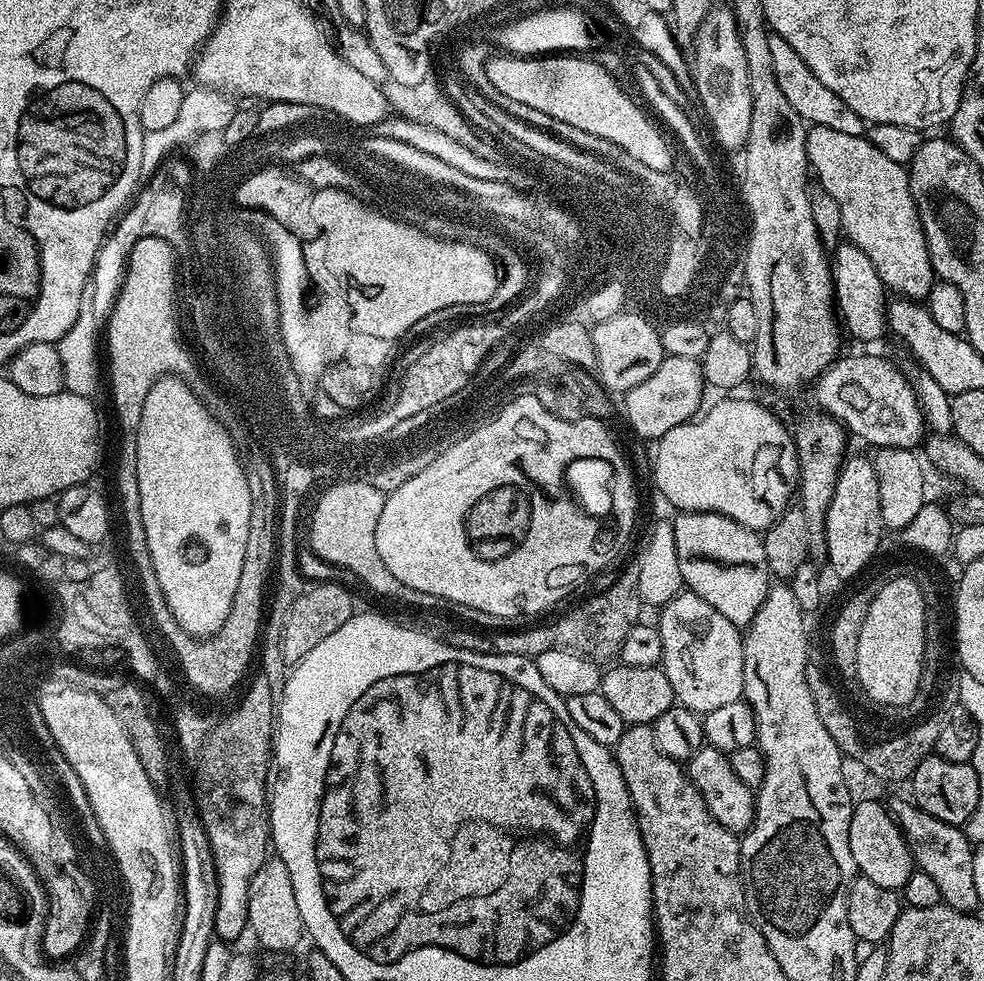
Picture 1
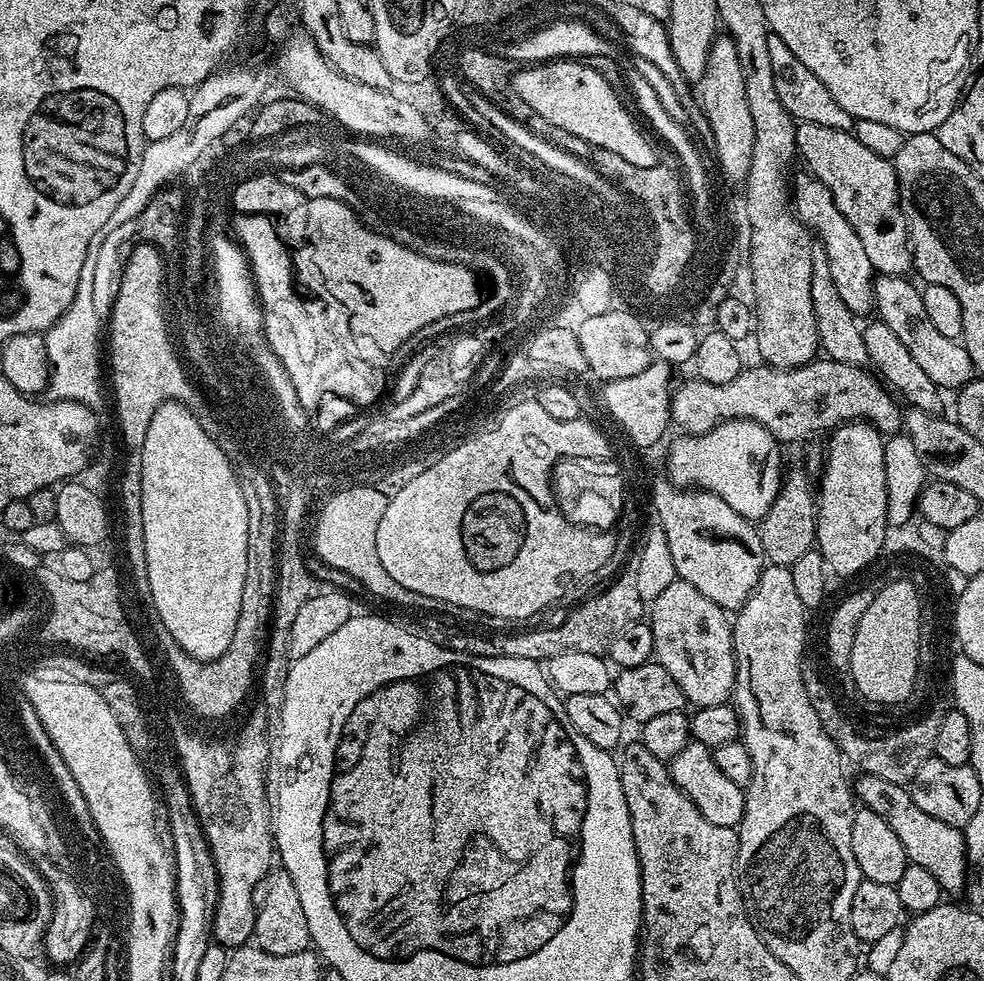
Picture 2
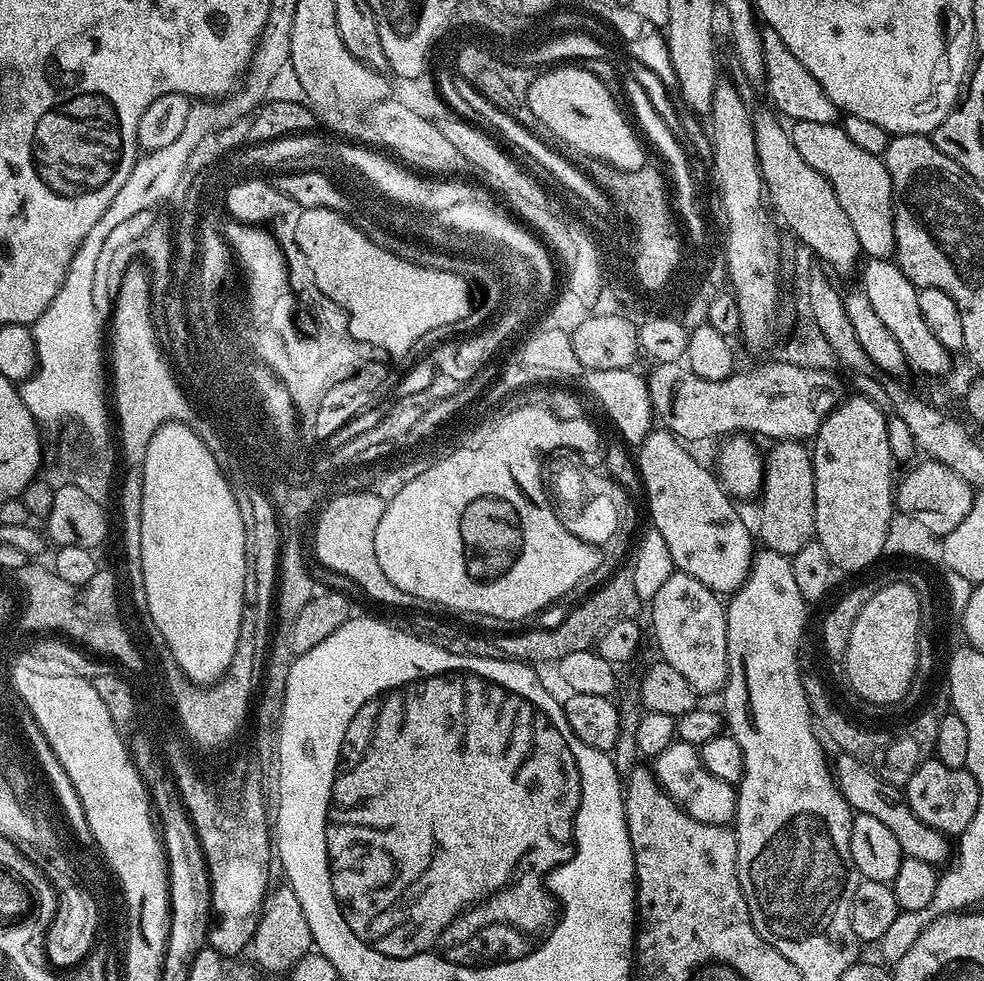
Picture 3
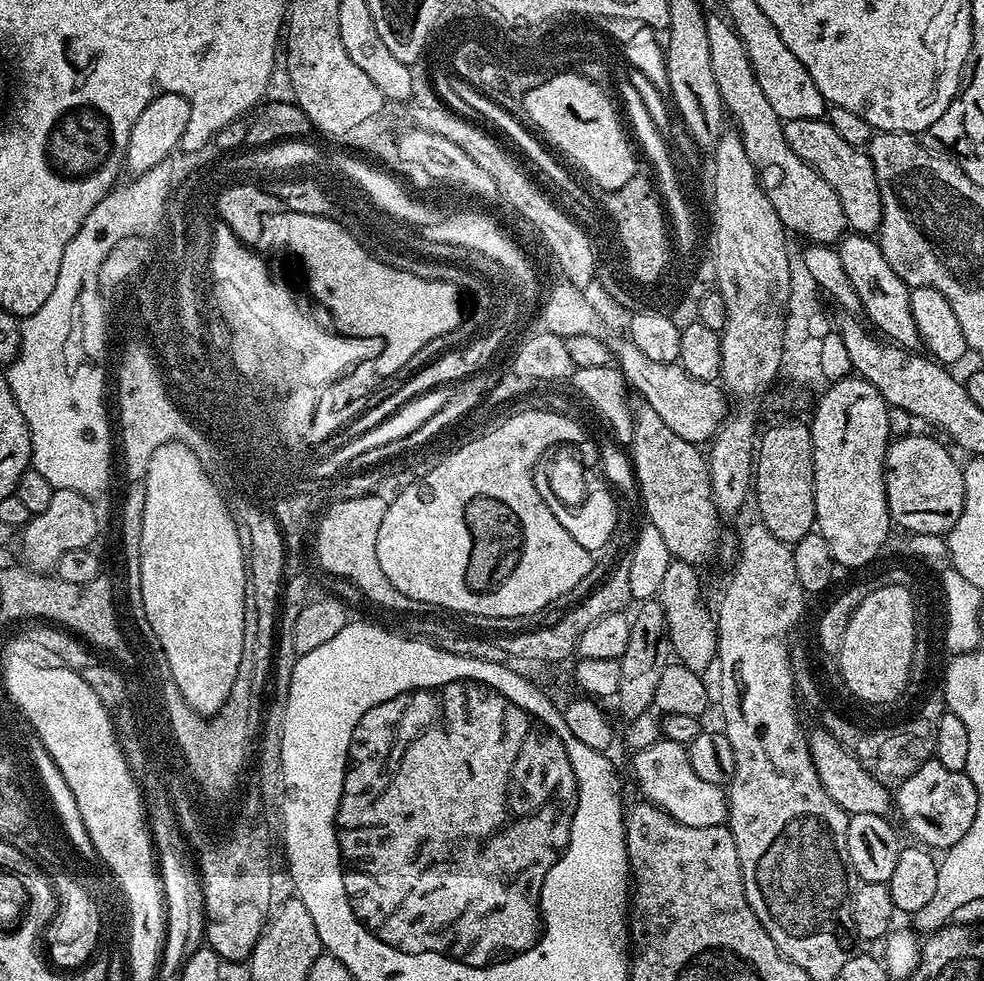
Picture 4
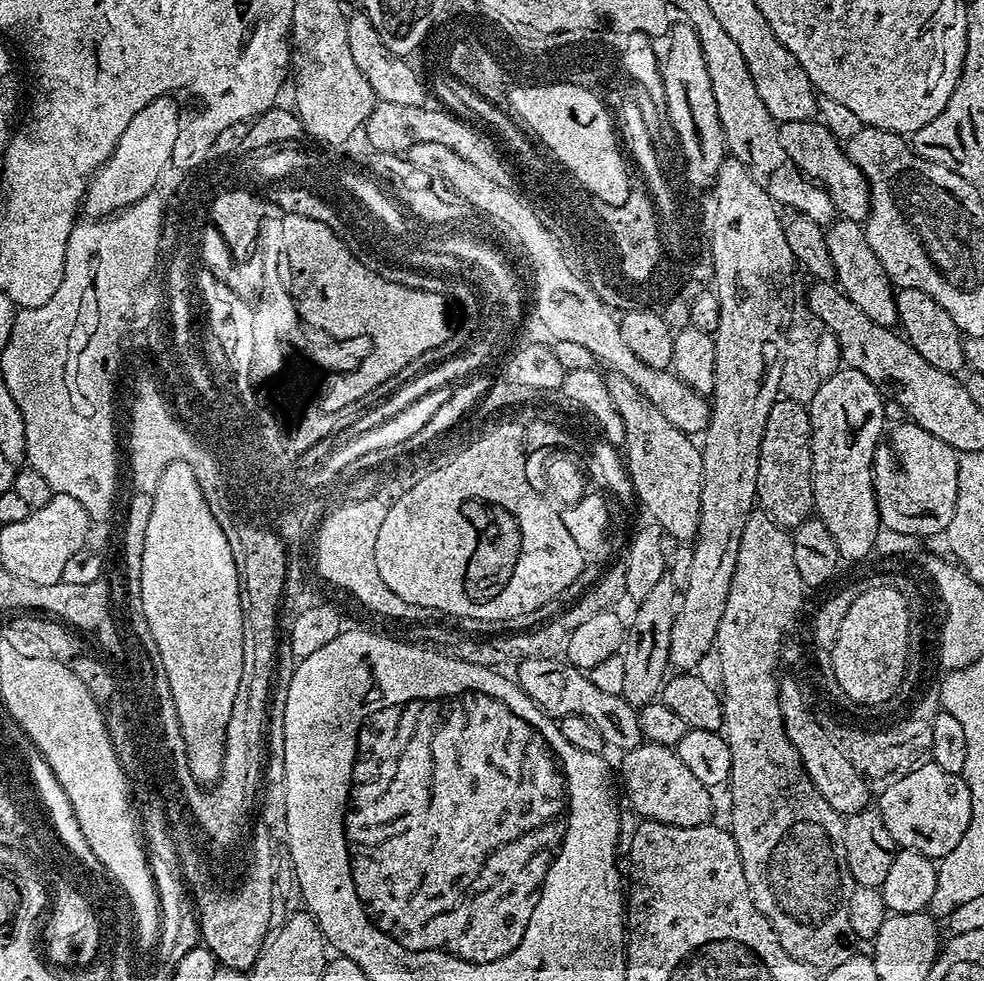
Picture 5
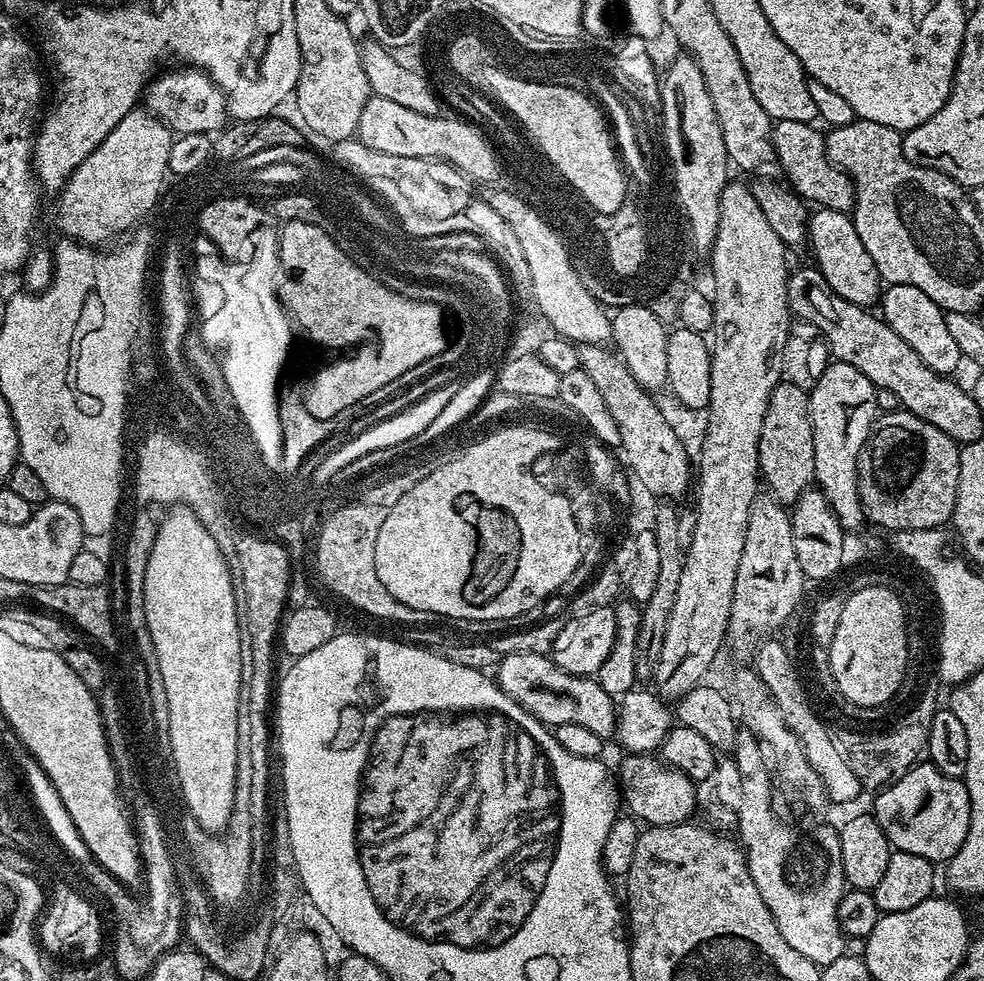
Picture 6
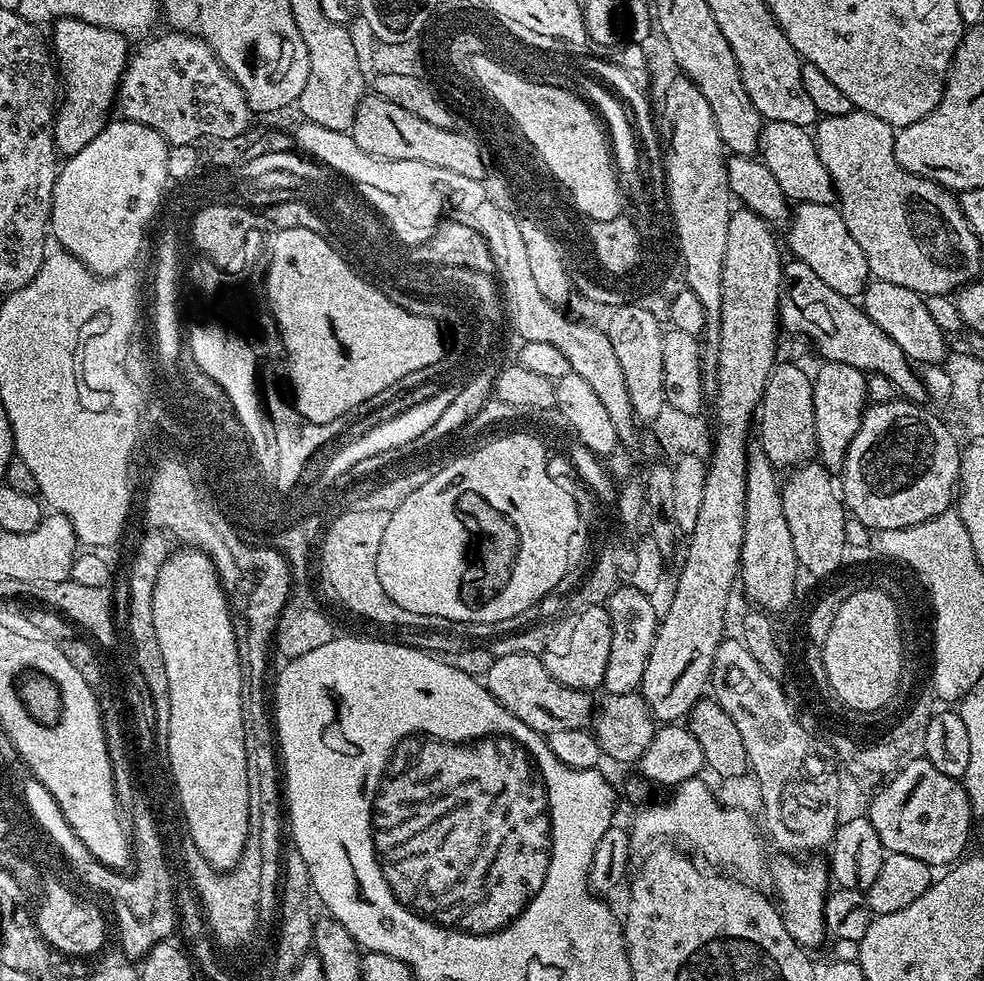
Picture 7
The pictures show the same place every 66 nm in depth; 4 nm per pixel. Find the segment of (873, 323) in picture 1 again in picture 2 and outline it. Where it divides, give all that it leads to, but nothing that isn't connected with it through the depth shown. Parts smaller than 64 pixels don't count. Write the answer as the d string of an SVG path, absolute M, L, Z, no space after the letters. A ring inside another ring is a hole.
M803 175L797 180L795 177L790 184L792 207L796 209L796 217L803 224L808 225L809 229L814 230L819 242L826 248L831 277L834 278L835 287L846 302L847 309L851 310L857 318L871 317L876 307L876 276L870 257L866 255L866 250L862 246L862 241L858 239L854 226L850 226L842 210L838 210L830 190L822 186L817 176Z

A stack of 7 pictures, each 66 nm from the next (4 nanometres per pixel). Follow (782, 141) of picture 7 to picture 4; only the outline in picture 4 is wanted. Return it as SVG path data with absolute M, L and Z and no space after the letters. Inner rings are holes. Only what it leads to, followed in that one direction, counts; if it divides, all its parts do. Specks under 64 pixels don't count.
M794 118L784 121L786 142L830 186L834 186L834 194L842 202L842 210L848 219L848 227L856 234L872 234L879 229L880 219L884 213L884 199L880 197L878 178L874 174L872 159L868 157L864 148L850 146L836 131L834 126L828 124L827 119L811 120L810 118Z

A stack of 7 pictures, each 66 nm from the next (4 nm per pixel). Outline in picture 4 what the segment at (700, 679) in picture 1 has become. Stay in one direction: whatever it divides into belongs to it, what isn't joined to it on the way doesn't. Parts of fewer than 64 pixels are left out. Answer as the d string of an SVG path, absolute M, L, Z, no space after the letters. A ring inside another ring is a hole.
M672 559L670 566L666 566L666 575L662 578L662 586L658 597L659 604L665 612L665 626L668 628L668 642L675 659L685 664L690 670L704 674L708 667L713 667L716 658L716 622L713 613L708 612L704 605L704 596L700 593L700 576L697 565L687 564L681 560Z

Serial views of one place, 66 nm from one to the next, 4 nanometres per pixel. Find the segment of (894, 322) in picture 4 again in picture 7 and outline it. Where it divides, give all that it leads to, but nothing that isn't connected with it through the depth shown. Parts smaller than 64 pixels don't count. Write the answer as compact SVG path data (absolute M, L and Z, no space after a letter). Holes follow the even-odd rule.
M800 204L791 213L786 230L791 255L810 266L810 270L830 286L830 290L838 290L838 294L849 298L863 293L870 279L866 254L862 254L862 246L854 242L836 204Z

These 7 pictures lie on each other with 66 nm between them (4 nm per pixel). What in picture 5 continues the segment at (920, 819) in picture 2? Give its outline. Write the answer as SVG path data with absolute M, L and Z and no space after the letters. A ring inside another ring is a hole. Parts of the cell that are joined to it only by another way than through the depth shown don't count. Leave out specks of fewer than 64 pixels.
M781 679L780 709L782 710L786 736L790 738L794 748L798 750L800 761L808 777L814 782L818 794L822 794L822 798L826 798L826 802L830 802L830 806L834 806L836 812L847 818L856 812L865 811L871 805L868 804L871 800L873 803L873 789L864 779L864 775L850 762L850 758L846 758L844 751L831 740L830 734L824 728L824 720L812 713L812 708L808 705L804 693L806 693L805 689L799 679Z

